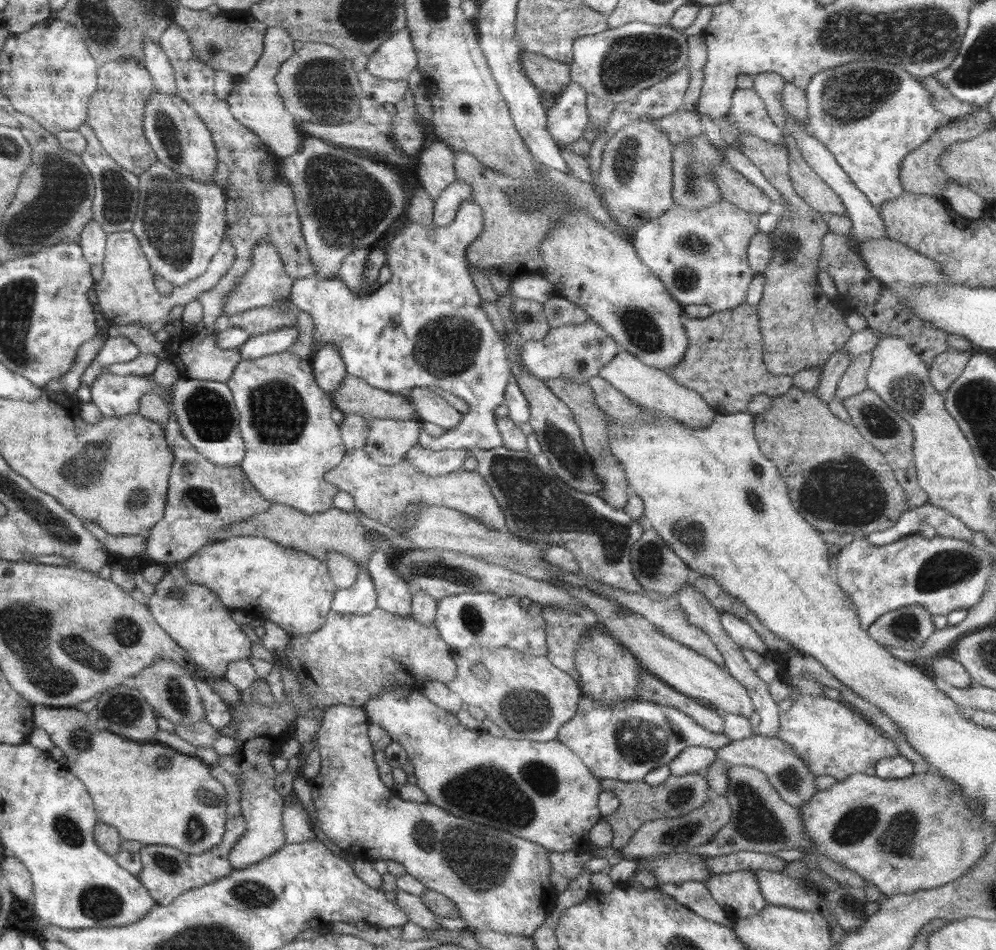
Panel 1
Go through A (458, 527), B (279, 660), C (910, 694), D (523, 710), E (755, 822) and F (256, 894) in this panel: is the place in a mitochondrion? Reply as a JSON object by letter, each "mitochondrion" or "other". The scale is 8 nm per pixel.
{"A":"other","B":"other","C":"other","D":"mitochondrion","E":"mitochondrion","F":"mitochondrion"}

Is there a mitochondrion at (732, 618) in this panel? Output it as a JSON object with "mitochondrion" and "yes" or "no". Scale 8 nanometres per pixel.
{"mitochondrion":"no"}

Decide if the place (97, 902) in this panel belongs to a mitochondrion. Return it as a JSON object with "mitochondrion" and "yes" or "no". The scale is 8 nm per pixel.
{"mitochondrion":"yes"}

